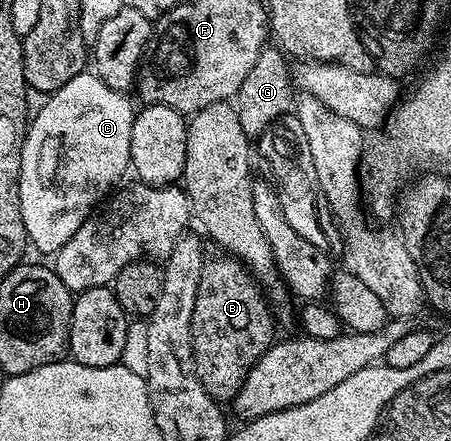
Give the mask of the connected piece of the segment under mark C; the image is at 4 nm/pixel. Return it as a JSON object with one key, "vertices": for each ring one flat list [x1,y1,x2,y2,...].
{"vertices":[[85,71,74,75,66,87,45,100,48,102,37,113,35,110,20,149,22,223,33,250,36,248,40,253,56,254,68,242,70,235,82,227,85,219,92,216,97,206,125,180,124,172,129,172,132,163,130,131,134,116,134,108,128,99,117,89,106,87,95,72]]}

